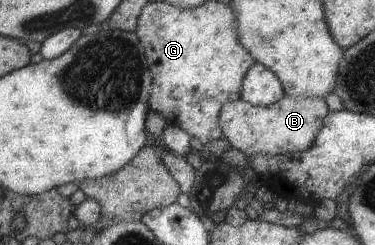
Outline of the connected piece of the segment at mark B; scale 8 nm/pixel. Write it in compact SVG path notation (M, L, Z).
M285 96L270 106L254 106L243 99L227 102L221 111L221 126L225 139L231 146L247 156L265 154L294 154L309 149L325 123L327 113L325 98Z

